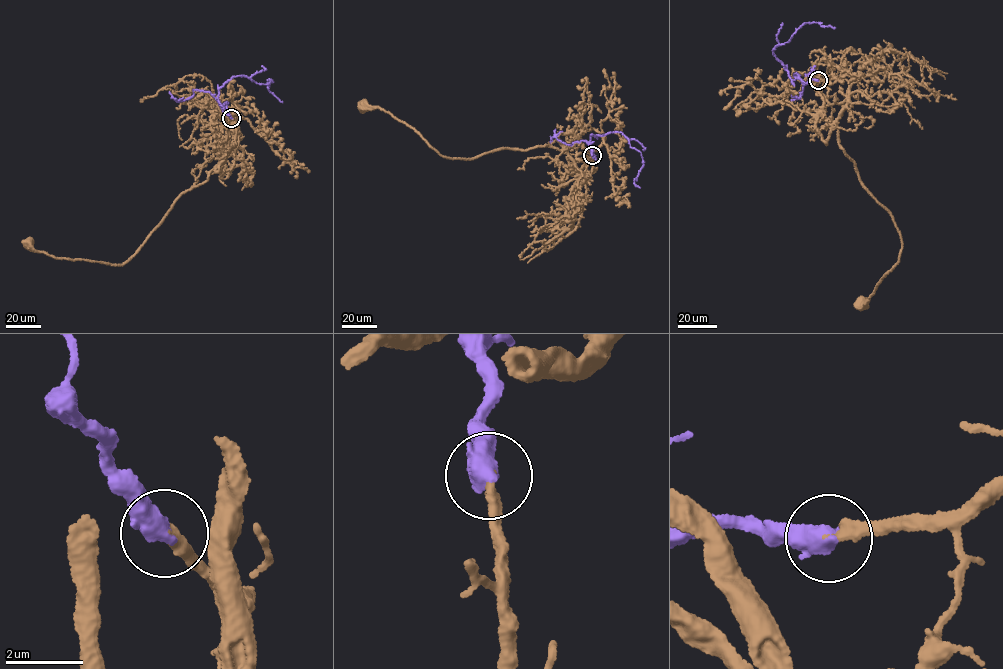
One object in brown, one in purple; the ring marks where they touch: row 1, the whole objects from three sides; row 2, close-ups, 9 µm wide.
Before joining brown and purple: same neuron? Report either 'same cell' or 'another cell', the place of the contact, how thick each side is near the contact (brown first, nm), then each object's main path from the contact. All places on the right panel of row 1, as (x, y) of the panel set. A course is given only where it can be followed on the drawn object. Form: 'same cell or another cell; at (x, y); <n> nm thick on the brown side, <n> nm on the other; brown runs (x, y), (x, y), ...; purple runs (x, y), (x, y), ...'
same cell; at (818, 80); 320 nm thick on the brown side, 600 nm on the other; brown runs (818, 80), (834, 75), (849, 83), (837, 121), (839, 146), (889, 212), (902, 244), (897, 263), (861, 304); purple runs (818, 80), (806, 82), (799, 78), (793, 80), (772, 51), (788, 42), (806, 23), (835, 28)

